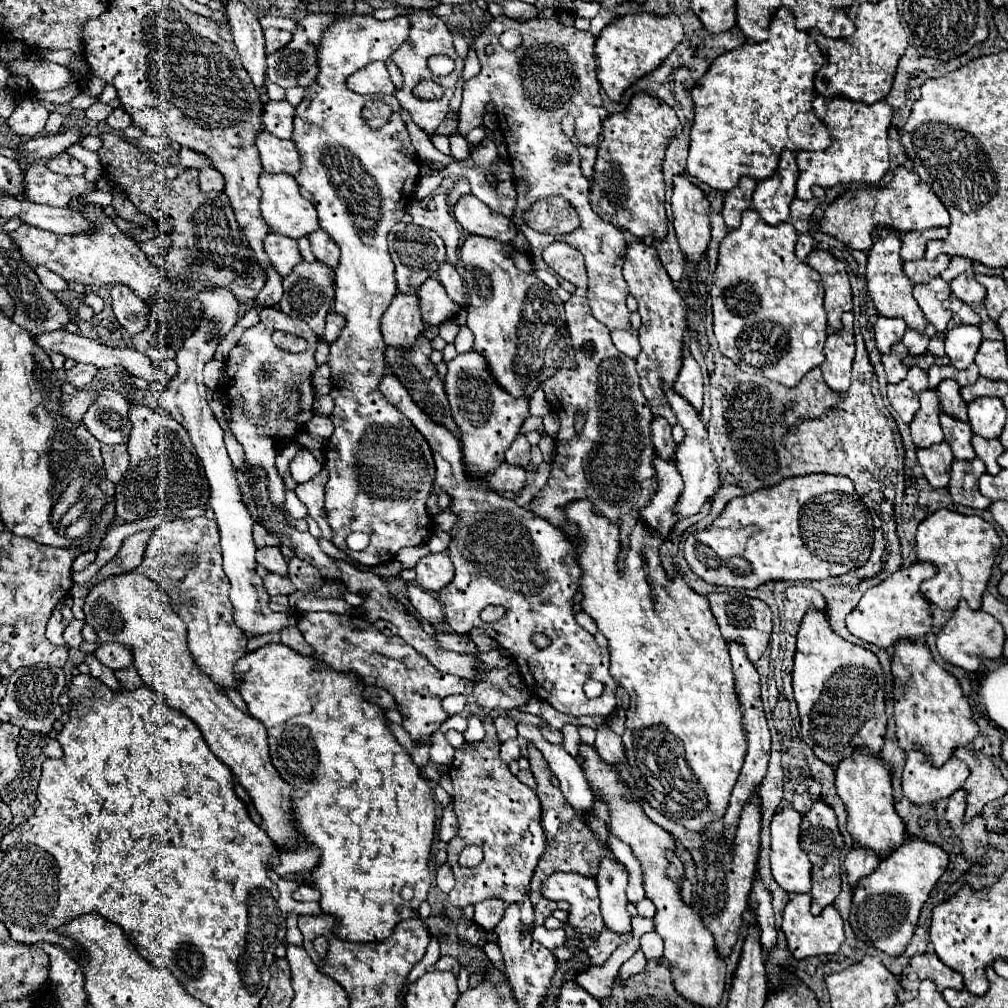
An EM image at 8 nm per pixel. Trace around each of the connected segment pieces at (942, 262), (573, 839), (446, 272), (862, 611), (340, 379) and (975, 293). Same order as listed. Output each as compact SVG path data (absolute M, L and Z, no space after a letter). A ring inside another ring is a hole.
M939 255L935 261L927 261L927 259L907 261L907 263L903 263L903 271L911 279L913 285L927 283L929 279L941 275L941 271L949 265L949 259L951 259L949 255Z
M527 747L527 749L529 749L531 773L533 773L535 781L537 781L535 793L537 793L539 801L541 801L541 822L547 838L547 847L545 847L545 853L541 855L541 859L537 863L533 883L541 883L549 873L559 871L559 867L561 867L561 871L575 871L575 873L585 875L585 877L595 877L601 859L609 857L609 855L613 857L613 853L609 851L609 847L605 847L601 841L595 839L593 831L587 827L585 813L571 807L567 803L567 799L563 797L561 789L551 785L551 771L549 771L549 765L545 763L545 757L535 747Z
M449 263L441 265L439 269L439 281L445 287L445 293L449 295L449 299L453 303L457 303L459 307L467 305L467 295L465 295L465 289L463 289L463 279L453 265L449 265Z
M913 563L911 567L901 567L883 579L879 585L869 589L857 607L847 617L847 629L863 639L865 643L877 645L881 649L891 649L897 639L919 641L931 631L931 607L929 601L919 595L919 585L935 575L935 567L929 563Z
M339 9L333 11L335 23L329 25L317 45L317 65L319 75L313 85L307 87L305 97L295 107L295 127L293 141L301 155L301 171L297 173L297 183L311 191L313 205L317 209L317 219L321 229L339 245L341 261L335 269L335 311L347 319L341 335L331 345L329 365L331 365L331 397L335 399L335 409L331 421L335 433L329 439L329 447L335 453L327 453L325 467L329 469L329 481L325 485L325 515L333 531L333 543L343 549L349 557L357 559L367 567L389 563L399 549L415 547L427 543L433 535L433 517L427 513L427 499L435 481L435 461L425 437L405 419L393 405L385 403L385 397L379 393L377 385L385 369L385 343L381 343L381 315L389 307L391 299L397 295L393 261L387 247L387 233L395 223L405 215L405 207L415 189L419 177L419 161L415 147L411 145L405 121L401 119L401 105L395 95L375 95L373 99L383 99L391 105L391 121L375 131L361 119L361 109L371 95L359 95L347 89L345 81L351 73L373 61L391 63L391 53L397 51L401 43L409 37L409 17L401 15L389 21L377 21L373 15L339 15ZM353 531L363 531L371 537L371 543L365 551L351 551L345 543L347 535Z
M959 275L951 281L951 291L955 297L959 297L961 301L965 301L969 305L983 303L983 299L985 299L985 287L965 275Z

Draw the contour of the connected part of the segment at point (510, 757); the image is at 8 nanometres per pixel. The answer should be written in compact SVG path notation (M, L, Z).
M507 739L501 743L501 759L505 763L519 759L519 741L517 739Z

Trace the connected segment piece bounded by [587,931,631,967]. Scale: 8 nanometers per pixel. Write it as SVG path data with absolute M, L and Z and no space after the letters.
M603 931L597 939L593 939L589 945L587 945L587 955L589 955L589 965L597 967L597 965L603 965L611 953L625 941L629 941L631 935L625 935L625 939L621 939L619 935L613 935L611 931Z

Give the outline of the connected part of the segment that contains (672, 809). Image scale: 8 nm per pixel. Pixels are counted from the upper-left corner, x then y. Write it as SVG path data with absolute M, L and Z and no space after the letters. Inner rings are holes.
M577 501L571 503L569 507L565 507L567 511L567 519L579 525L581 537L575 539L577 543L577 559L579 565L583 569L581 575L581 591L585 595L583 599L583 611L597 623L597 629L609 639L609 653L611 653L611 675L621 683L621 687L631 695L631 707L627 711L627 721L625 721L625 733L623 733L623 743L627 749L627 763L631 769L631 775L635 779L635 793L645 799L653 809L657 809L661 815L665 815L667 819L671 819L673 823L683 825L689 831L695 833L703 833L707 829L709 823L721 819L727 811L729 805L729 797L733 791L733 785L737 783L739 771L743 767L743 759L747 753L747 739L745 739L745 729L743 729L743 709L735 691L735 677L733 677L733 669L731 669L731 657L729 657L729 649L725 639L721 637L721 631L717 627L717 619L713 619L713 613L709 611L709 601L707 597L695 593L685 581L683 577L675 577L673 581L667 579L665 569L661 565L659 559L659 547L661 547L661 537L659 535L649 535L649 531L645 531L643 523L639 523L633 531L631 531L631 549L627 551L627 559L625 559L625 567L619 571L617 567L617 557L619 557L619 531L617 527L613 527L605 517L595 515L591 511L591 503L585 501ZM651 591L655 591L657 601L651 599Z

